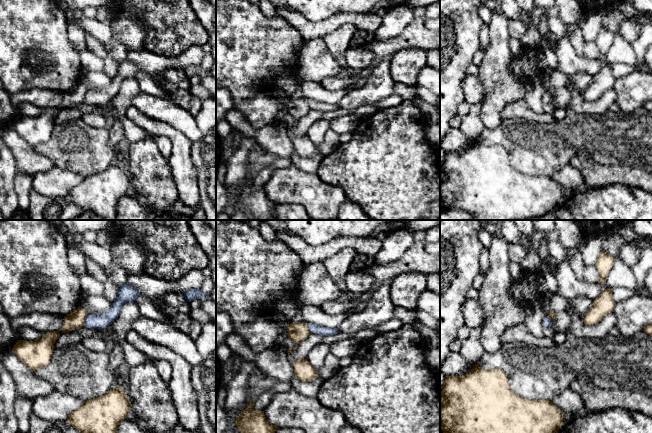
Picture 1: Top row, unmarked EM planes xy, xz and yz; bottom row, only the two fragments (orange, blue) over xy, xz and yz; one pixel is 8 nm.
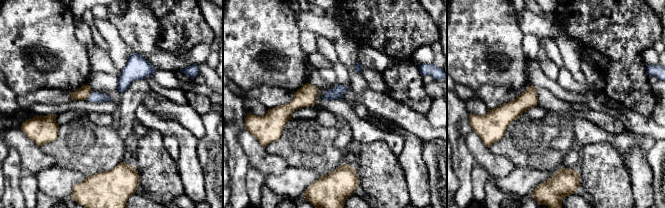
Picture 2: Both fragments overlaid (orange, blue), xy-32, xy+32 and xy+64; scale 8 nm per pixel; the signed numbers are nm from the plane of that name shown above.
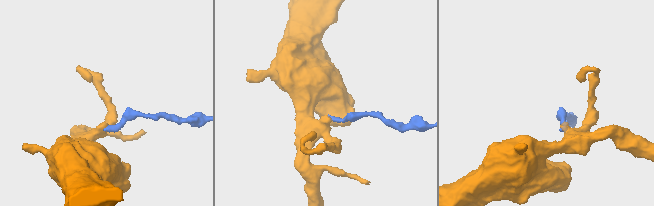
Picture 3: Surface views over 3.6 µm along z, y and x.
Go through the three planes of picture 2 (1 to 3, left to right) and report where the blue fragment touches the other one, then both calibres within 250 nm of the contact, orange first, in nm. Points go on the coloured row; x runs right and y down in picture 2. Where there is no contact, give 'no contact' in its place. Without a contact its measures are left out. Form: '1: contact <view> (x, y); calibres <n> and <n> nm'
1: contact xy-32 (89, 95); calibres 100 and 80 nm
2: no contact
3: no contact

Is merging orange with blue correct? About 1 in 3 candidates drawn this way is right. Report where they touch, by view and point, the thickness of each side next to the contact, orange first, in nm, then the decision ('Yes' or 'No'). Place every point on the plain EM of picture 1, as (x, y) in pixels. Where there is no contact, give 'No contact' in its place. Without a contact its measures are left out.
Touches orange at xy (84, 96). Thickness 140 nm (orange) against 130 nm. No

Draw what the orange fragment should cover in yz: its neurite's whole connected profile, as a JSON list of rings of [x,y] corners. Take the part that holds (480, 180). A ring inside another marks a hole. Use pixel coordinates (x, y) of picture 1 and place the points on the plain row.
[[[475,139],[463,152],[446,152],[440,169],[440,204],[443,211],[463,210],[473,216],[473,220],[528,220],[541,217],[554,210],[564,201],[563,190],[552,177],[529,176],[515,170],[507,151],[501,145],[485,145]]]

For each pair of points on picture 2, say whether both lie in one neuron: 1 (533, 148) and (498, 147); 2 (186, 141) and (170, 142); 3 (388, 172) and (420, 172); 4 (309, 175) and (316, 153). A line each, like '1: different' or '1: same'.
1: same
2: different
3: different
4: different

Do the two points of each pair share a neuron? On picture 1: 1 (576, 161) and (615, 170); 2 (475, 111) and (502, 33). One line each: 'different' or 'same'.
1: same
2: different

